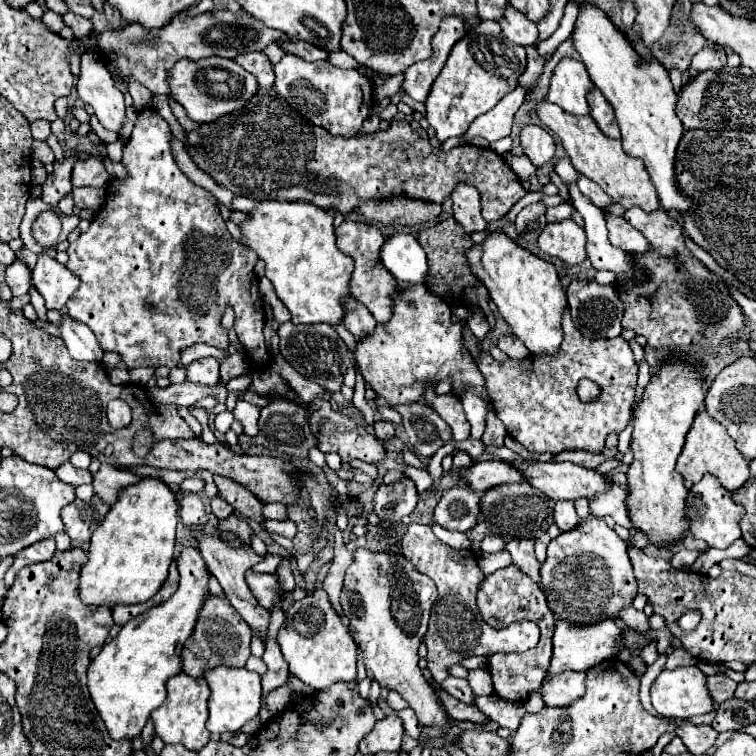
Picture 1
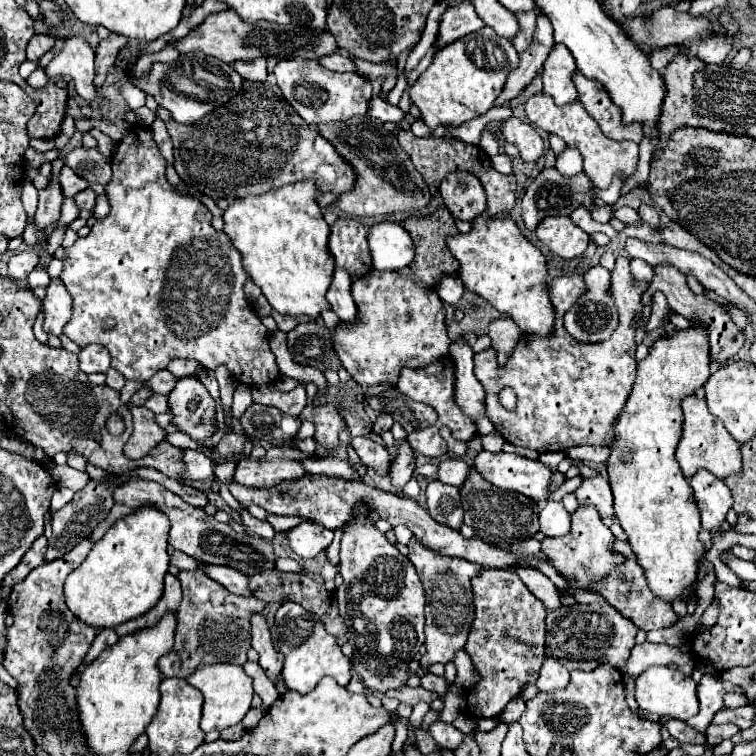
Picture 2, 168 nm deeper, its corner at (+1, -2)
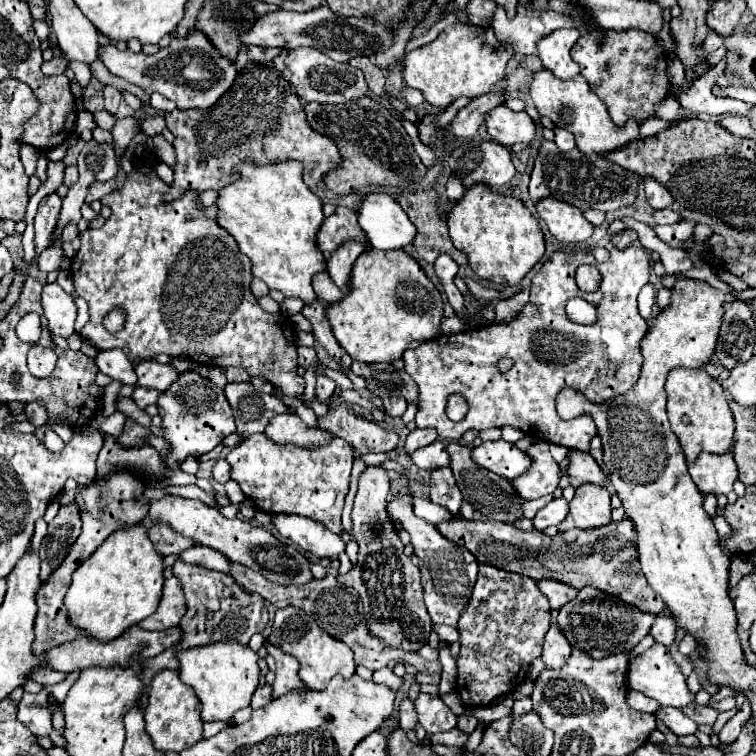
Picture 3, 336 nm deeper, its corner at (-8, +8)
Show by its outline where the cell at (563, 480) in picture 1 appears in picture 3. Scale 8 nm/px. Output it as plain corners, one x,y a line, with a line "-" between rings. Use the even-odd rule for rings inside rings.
506,440
482,442
480,446
472,448
472,460
508,480
522,476
522,472
528,472
528,468
532,466
532,458

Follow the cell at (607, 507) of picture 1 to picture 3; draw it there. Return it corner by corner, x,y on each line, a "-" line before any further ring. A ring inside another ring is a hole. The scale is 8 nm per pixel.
570,450
568,456
570,456
568,474
570,474
570,484
574,488
578,488
582,484
606,486
606,474
602,472
602,468
596,464
596,460
588,452

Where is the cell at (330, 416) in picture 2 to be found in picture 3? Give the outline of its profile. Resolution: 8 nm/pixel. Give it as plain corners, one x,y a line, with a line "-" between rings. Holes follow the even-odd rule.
318,376
318,384
316,384
316,398
318,398
320,402
328,402
328,400
332,398
334,390
336,390
336,384
334,384
332,380
328,380
328,378
324,378
324,376

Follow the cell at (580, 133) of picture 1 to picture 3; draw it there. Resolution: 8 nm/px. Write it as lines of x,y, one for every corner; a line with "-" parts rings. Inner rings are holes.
540,70
532,80
530,96
536,104
538,114
548,116
558,128
570,130
576,136
578,150
586,156
604,156
638,138
638,124
634,120
628,120
624,128
618,128
610,120
606,104
590,90
588,82
582,76
576,76
574,80
558,80
552,72

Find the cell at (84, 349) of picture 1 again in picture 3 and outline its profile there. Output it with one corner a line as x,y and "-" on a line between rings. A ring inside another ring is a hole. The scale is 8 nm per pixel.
118,348
98,350
98,354
96,354
96,366
100,368
100,372
108,374
114,380
120,380
124,384
136,384
134,364
130,364
126,354
120,352

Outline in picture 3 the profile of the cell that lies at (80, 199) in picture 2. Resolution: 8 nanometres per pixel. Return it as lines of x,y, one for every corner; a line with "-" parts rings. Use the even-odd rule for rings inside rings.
120,170
114,180
108,180
108,182
92,182
90,188
88,188
88,198
86,198
88,204
90,204
92,200
100,200
100,198
106,196
108,192
114,192
114,190
120,188
124,182
126,182
126,172
124,172
124,170

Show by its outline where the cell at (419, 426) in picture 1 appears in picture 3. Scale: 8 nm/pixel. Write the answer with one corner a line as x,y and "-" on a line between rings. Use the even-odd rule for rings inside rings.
354,362
350,370
356,376
366,380
366,388
372,396
386,398
386,396
402,396
408,404
418,406
418,392
416,382
402,370
400,364
362,364
-
380,368
382,372
376,372

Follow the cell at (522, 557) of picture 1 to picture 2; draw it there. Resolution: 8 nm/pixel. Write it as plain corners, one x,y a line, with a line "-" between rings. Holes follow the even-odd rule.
523,568
523,570
515,570
519,574
519,578
523,580
523,584
531,590
531,594
535,594
543,606
547,610
555,610
561,606
561,594
557,590
557,586
537,568

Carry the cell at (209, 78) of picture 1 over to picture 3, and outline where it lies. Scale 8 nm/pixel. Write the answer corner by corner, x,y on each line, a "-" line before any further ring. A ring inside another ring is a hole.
198,30
190,32
184,40
172,38
172,44
160,48
156,54
134,54
130,50
118,50
114,44
102,46
100,60
112,74
144,88
146,92
160,92
168,100
176,102
180,110
210,108
238,76
236,64
228,60
228,56
216,52
216,46
210,44
208,36
202,36

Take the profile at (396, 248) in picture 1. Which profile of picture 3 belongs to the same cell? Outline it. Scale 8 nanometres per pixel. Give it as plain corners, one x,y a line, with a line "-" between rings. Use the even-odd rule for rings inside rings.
370,194
358,210
358,224
376,250
400,250
414,242
416,226
388,194

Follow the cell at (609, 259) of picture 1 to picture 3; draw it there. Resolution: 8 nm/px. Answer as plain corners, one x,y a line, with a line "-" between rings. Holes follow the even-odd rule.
556,130
556,144
564,152
570,152
576,148
576,140
574,140
572,132
568,132
568,130

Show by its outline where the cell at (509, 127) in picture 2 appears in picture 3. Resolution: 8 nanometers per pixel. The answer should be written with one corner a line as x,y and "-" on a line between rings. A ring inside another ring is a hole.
496,106
486,118
486,128
492,140
512,146
516,142
530,144
536,138
538,126
526,112
514,112
508,106

